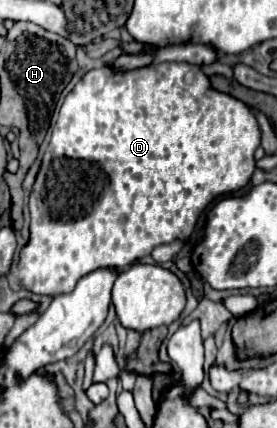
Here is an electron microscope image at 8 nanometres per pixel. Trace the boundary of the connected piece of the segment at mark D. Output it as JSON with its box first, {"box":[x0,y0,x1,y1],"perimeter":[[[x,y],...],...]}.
{"box":[18,62,260,296],"perimeter":[[[162,62],[162,64],[150,64],[150,66],[144,66],[138,70],[130,70],[124,74],[114,72],[108,66],[104,66],[100,70],[90,70],[74,86],[74,90],[66,96],[58,122],[56,122],[56,128],[52,132],[50,144],[42,156],[40,172],[32,186],[30,204],[28,204],[30,206],[30,240],[20,250],[20,258],[18,258],[20,286],[32,294],[58,296],[64,292],[72,292],[74,284],[92,270],[98,270],[98,268],[124,270],[126,266],[148,256],[160,244],[168,244],[176,238],[188,240],[188,236],[192,234],[192,230],[198,222],[198,216],[216,198],[234,194],[236,190],[244,188],[250,182],[252,172],[256,168],[254,152],[258,146],[260,146],[260,128],[258,128],[258,122],[256,122],[254,114],[250,112],[250,108],[246,104],[242,104],[240,100],[232,98],[230,94],[222,94],[222,92],[214,90],[210,84],[210,78],[202,72],[200,66],[186,64],[186,62]]]}

